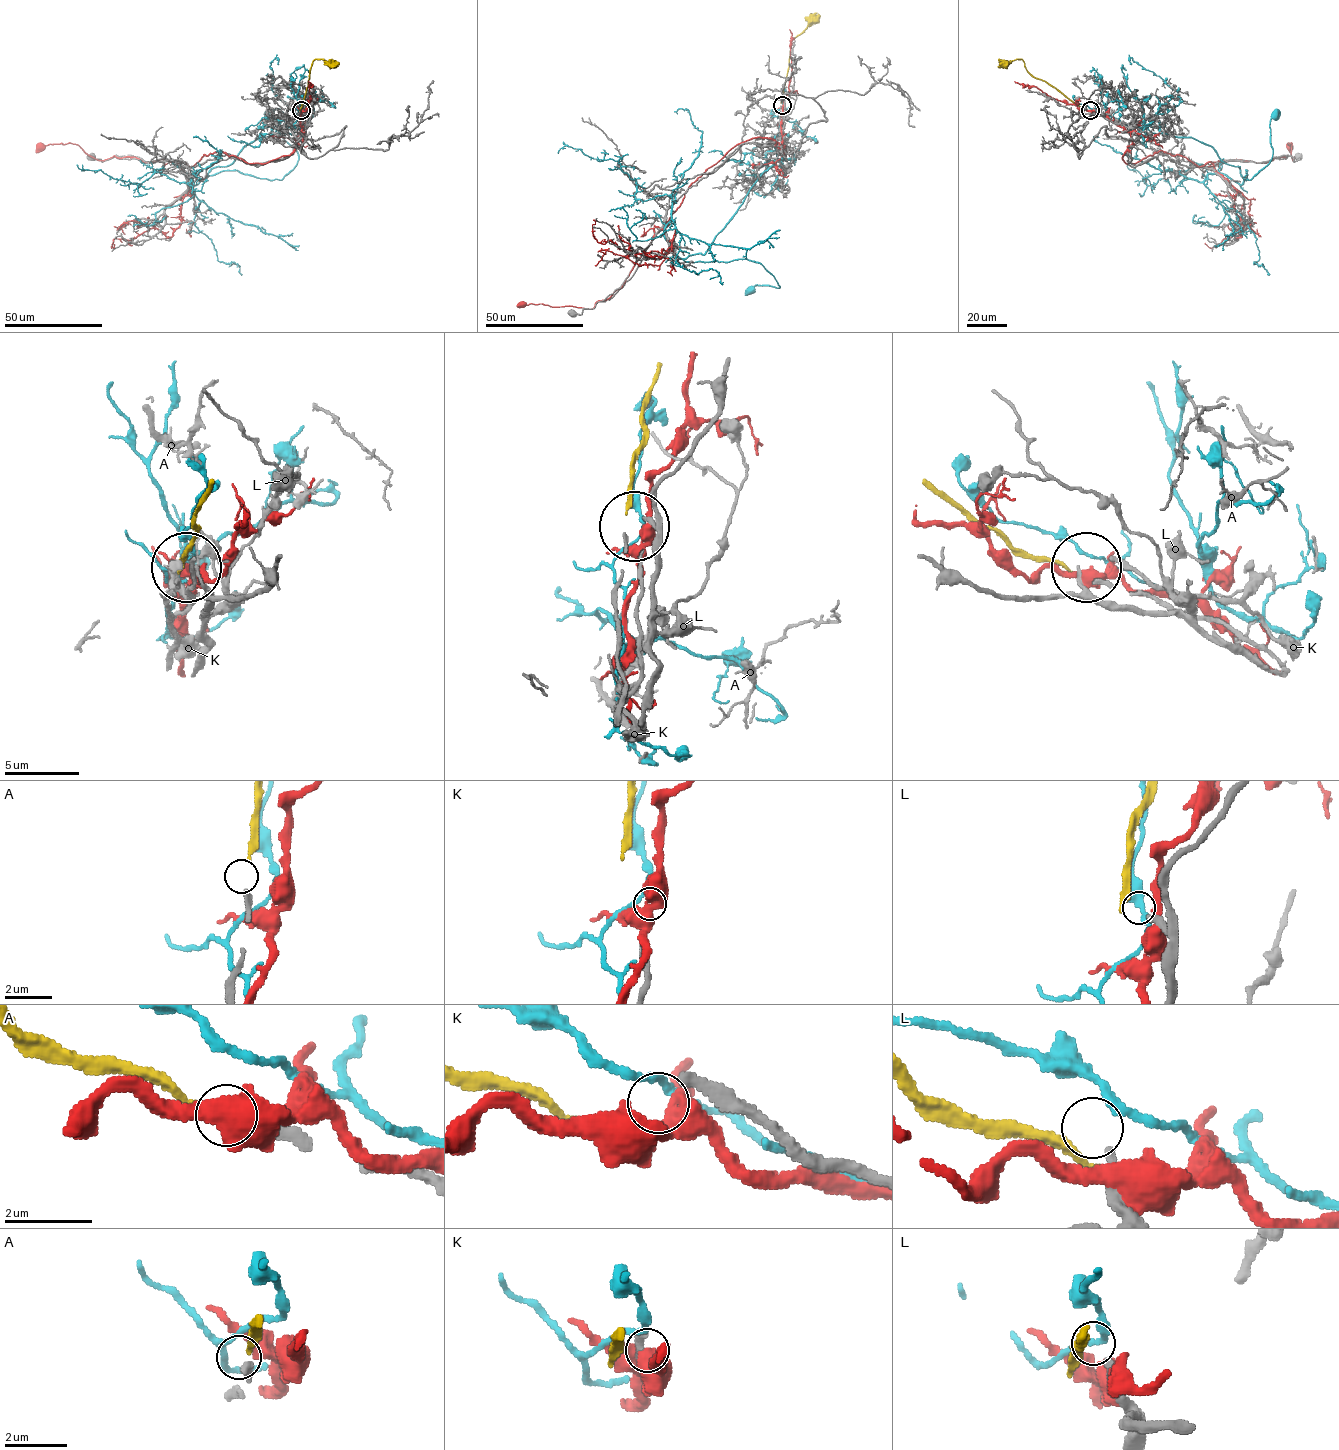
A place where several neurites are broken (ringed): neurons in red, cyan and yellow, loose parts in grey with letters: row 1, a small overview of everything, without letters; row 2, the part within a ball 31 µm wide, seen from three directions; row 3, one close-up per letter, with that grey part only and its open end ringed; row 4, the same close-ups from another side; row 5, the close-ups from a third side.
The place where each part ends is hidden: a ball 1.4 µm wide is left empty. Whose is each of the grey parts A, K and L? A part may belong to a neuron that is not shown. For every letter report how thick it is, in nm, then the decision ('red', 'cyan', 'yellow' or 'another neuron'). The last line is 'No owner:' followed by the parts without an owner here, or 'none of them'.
A: calibre 280 nm; yellow
K: calibre 240 nm; another neuron
L: calibre 220 nm; another neuron
No owner: K, L

